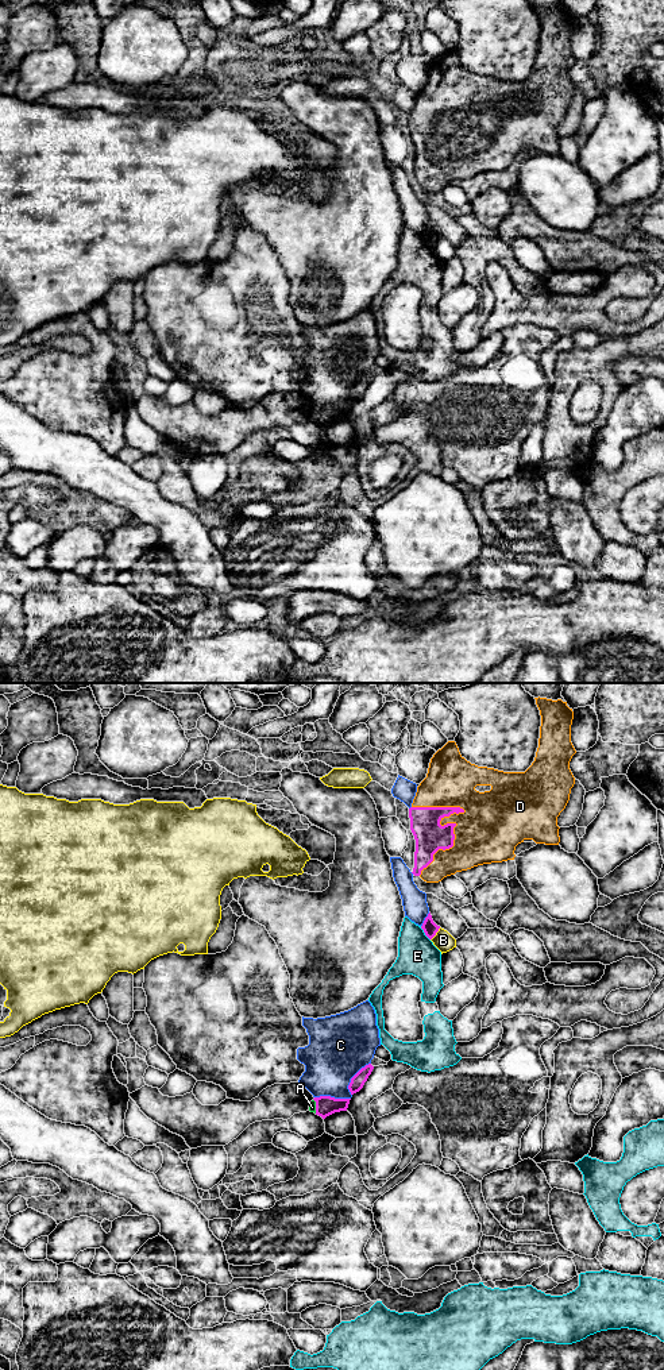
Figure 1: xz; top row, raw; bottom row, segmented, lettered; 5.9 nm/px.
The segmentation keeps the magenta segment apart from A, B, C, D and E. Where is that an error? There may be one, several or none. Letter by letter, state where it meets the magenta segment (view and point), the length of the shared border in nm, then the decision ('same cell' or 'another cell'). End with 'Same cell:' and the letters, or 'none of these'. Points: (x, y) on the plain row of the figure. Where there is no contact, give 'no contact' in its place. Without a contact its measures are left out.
A: xz (316, 415) | 90 nm | another cell
B: xz (435, 243) | 100 nm | another cell
C: xz (352, 386) | 240 nm | another cell
D: xz (452, 142) | 480 nm | same cell
E: xz (424, 240) | 110 nm | another cell
Same cell: D

